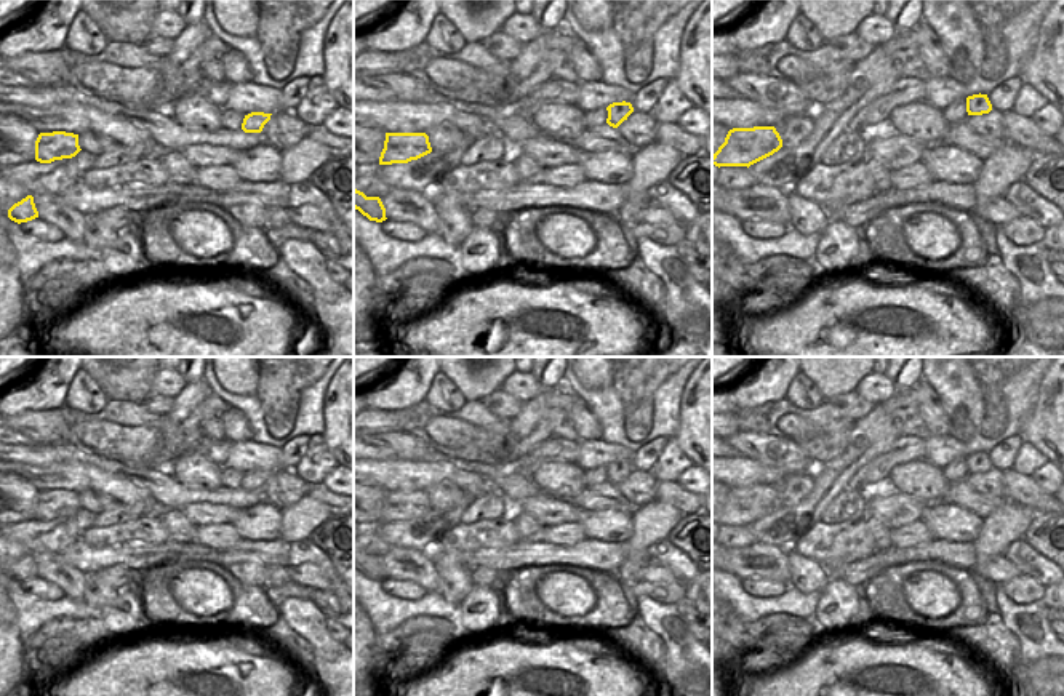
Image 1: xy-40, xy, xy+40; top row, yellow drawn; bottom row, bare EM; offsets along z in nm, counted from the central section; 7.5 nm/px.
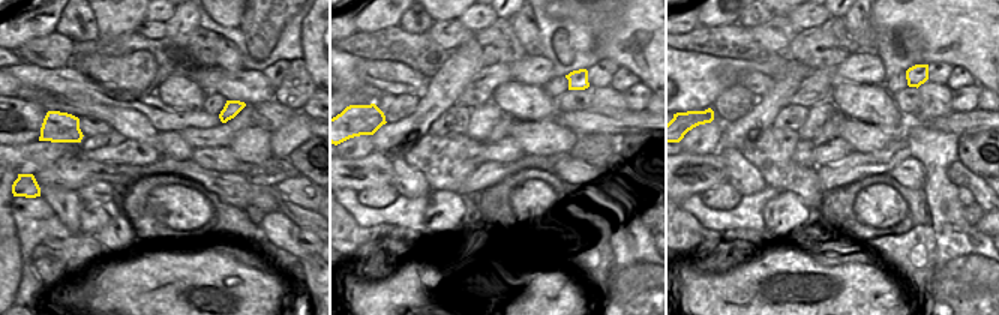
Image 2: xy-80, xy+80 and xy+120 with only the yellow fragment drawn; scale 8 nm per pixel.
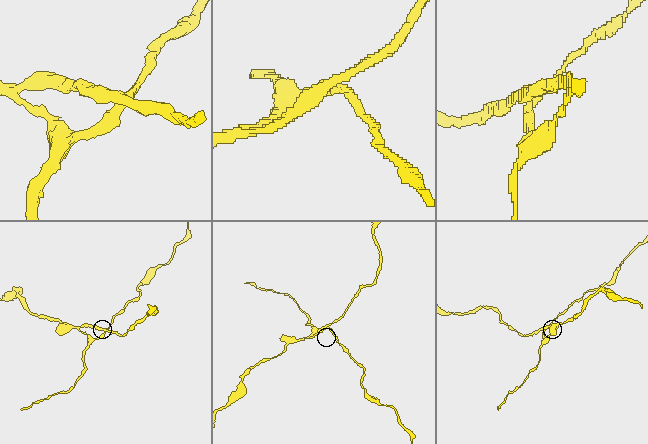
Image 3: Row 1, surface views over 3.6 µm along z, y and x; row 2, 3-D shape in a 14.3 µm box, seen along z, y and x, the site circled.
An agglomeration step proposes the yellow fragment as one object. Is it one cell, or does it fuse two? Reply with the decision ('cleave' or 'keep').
cleave

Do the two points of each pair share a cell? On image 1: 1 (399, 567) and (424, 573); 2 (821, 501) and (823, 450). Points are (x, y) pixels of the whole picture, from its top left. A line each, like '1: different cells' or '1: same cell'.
1: same cell
2: different cells

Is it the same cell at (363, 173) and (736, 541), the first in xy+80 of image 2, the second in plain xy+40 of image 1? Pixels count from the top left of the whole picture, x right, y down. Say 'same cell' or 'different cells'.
different cells

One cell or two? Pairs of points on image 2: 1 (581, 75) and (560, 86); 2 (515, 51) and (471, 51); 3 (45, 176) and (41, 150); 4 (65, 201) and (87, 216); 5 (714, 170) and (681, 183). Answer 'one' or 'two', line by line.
1: one
2: two
3: two
4: two
5: one

